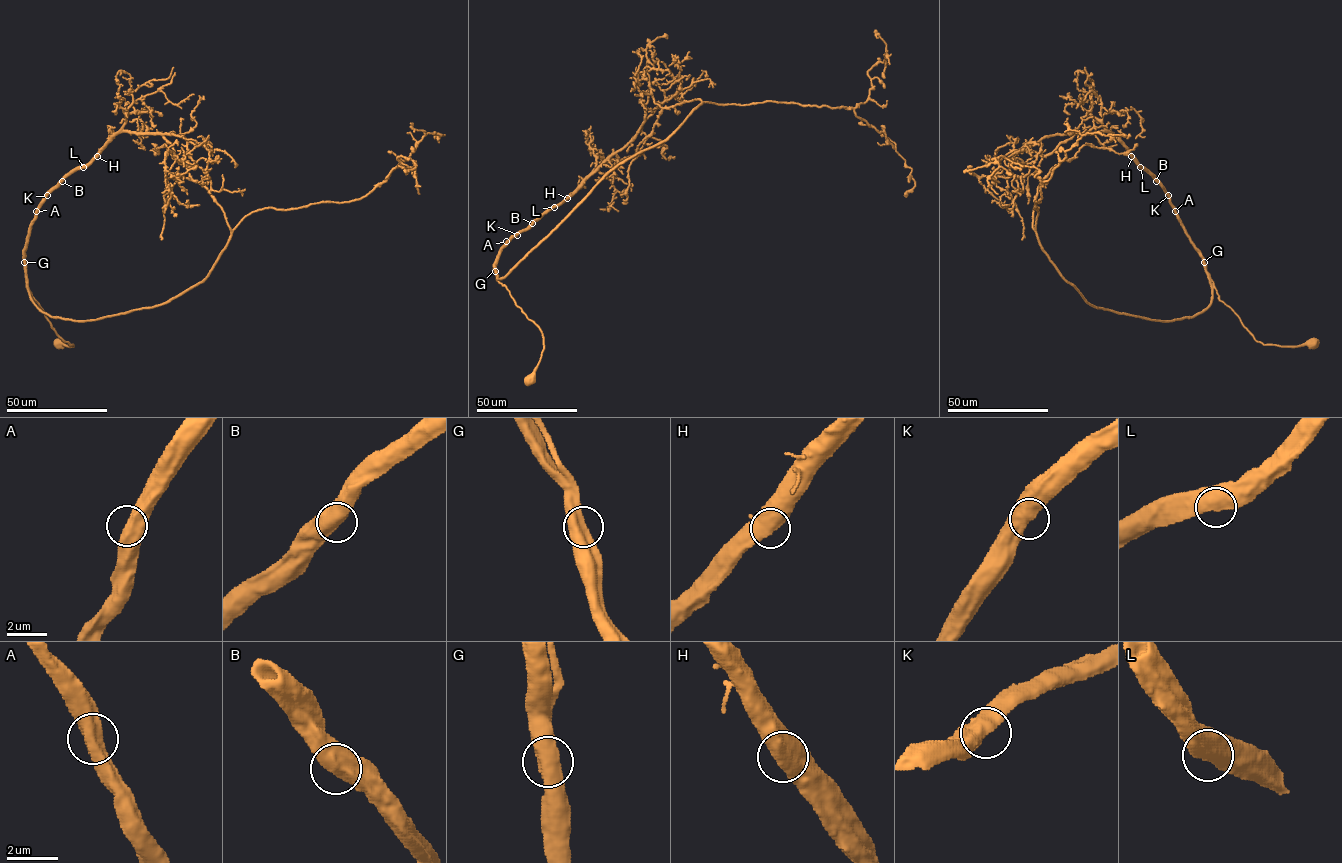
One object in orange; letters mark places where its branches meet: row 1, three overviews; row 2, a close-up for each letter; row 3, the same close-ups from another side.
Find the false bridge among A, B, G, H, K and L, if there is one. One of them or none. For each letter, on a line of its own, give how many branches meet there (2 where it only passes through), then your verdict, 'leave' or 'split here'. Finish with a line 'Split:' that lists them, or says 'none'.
A: branches 2; leave
B: branches 2; leave
G: branches 2; leave
H: branches 2; leave
K: branches 2; leave
L: branches 2; leave
Split: none

